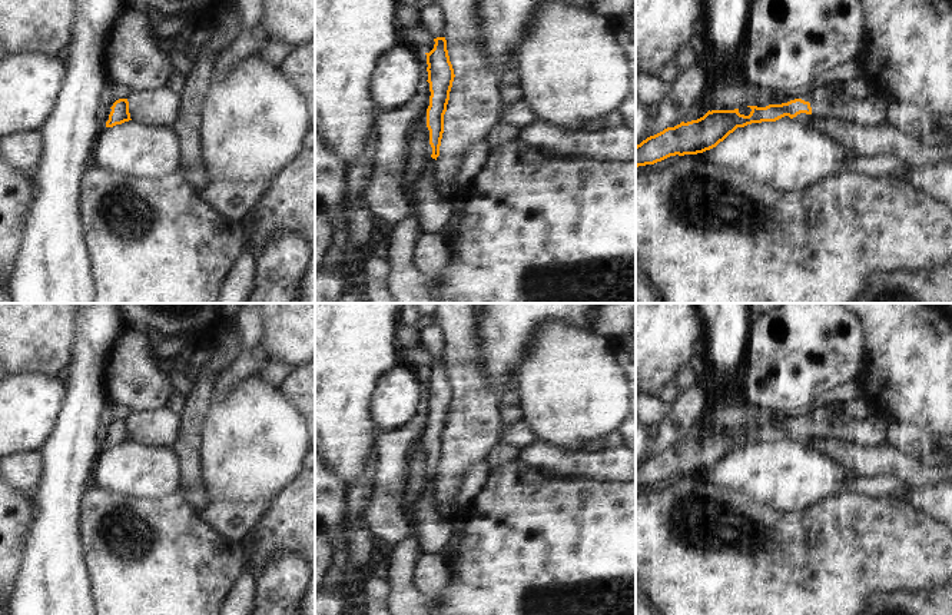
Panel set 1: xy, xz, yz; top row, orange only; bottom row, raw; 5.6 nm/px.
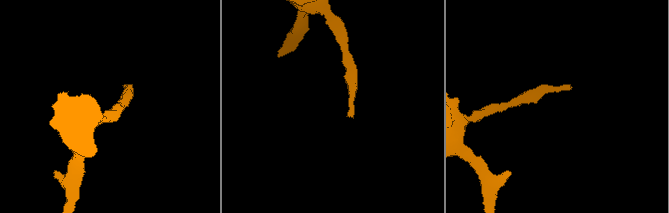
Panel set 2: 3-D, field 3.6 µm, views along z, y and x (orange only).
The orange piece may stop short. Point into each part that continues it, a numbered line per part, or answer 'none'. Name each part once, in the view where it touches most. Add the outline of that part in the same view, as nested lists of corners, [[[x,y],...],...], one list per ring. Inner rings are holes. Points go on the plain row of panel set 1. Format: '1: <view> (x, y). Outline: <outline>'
1: yz (835, 422). Outline: [[[845,405],[819,408],[799,419],[809,422],[812,428],[810,435],[800,433],[793,438],[793,441],[800,443],[830,439],[873,448],[886,442],[886,423],[880,416],[860,420]]]

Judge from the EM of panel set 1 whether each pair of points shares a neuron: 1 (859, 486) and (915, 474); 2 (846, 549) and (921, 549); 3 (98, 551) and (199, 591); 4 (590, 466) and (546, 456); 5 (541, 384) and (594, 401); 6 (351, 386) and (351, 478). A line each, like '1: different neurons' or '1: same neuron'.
1: different neurons
2: same neuron
3: same neuron
4: same neuron
5: same neuron
6: same neuron

